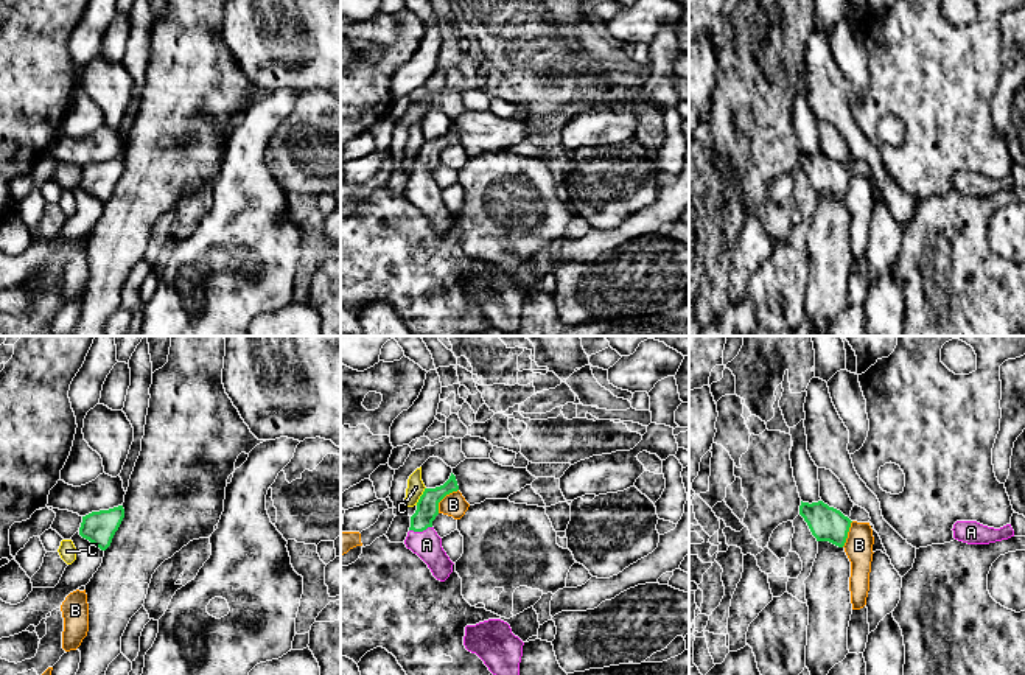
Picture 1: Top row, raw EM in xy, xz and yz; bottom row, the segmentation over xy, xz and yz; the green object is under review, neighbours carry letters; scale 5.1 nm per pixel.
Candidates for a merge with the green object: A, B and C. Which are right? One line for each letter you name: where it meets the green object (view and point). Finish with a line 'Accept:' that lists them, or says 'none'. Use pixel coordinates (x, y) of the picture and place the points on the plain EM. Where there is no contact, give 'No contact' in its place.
A: Touches green at xz (420, 182)
Accept: A

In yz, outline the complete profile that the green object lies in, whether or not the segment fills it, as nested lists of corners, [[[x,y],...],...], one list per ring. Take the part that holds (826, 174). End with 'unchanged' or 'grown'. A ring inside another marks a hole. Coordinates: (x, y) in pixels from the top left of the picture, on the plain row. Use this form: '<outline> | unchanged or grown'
[[[801,152],[799,166],[817,193],[829,193],[838,199],[845,198],[852,173],[840,162],[829,159],[823,152],[812,156]]] | unchanged

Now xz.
[[[453,124],[443,137],[425,140],[417,154],[417,162],[411,168],[411,179],[404,191],[406,199],[417,205],[440,233],[450,229],[454,215],[443,202],[442,190],[434,182],[432,173],[439,166],[439,154],[457,142],[459,137]]] | grown

